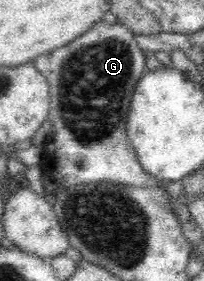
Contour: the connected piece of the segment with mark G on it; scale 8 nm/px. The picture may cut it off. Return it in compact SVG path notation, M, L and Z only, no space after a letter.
M99 21L75 40L70 40L67 44L33 61L35 69L48 83L51 100L48 119L53 125L53 130L43 144L44 154L41 162L43 173L51 174L55 182L60 182L67 188L91 183L111 183L144 190L164 188L156 176L149 174L141 166L137 153L128 140L129 106L137 82L145 72L147 55L135 43L135 37L129 28L117 22L107 24Z

